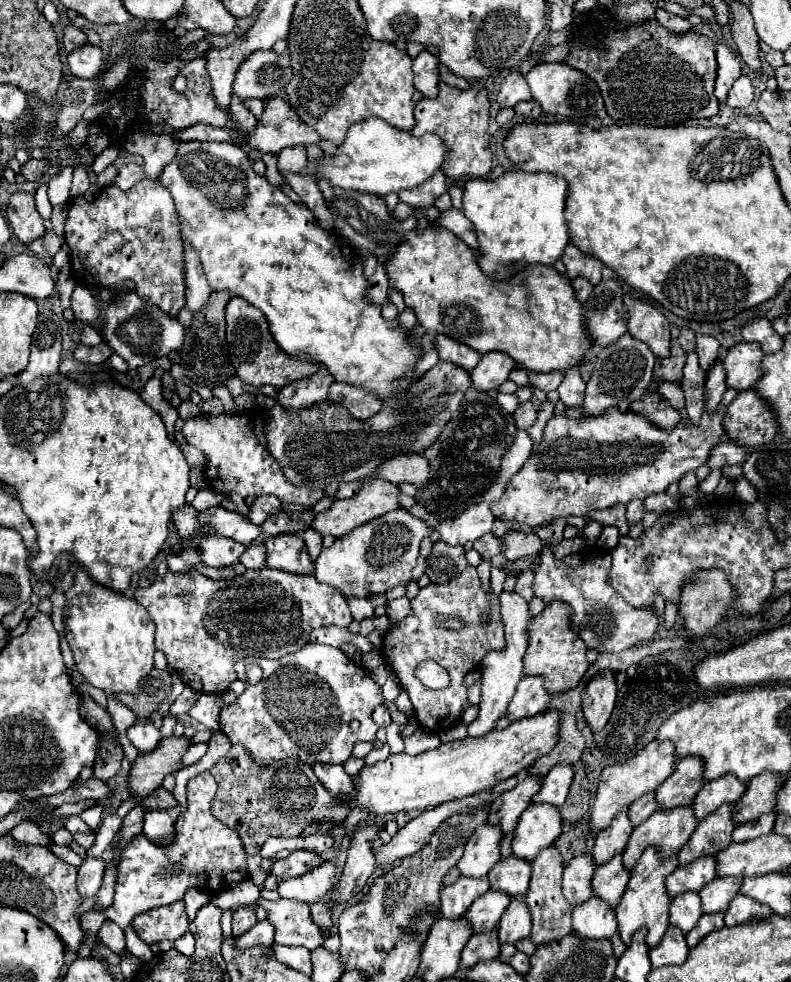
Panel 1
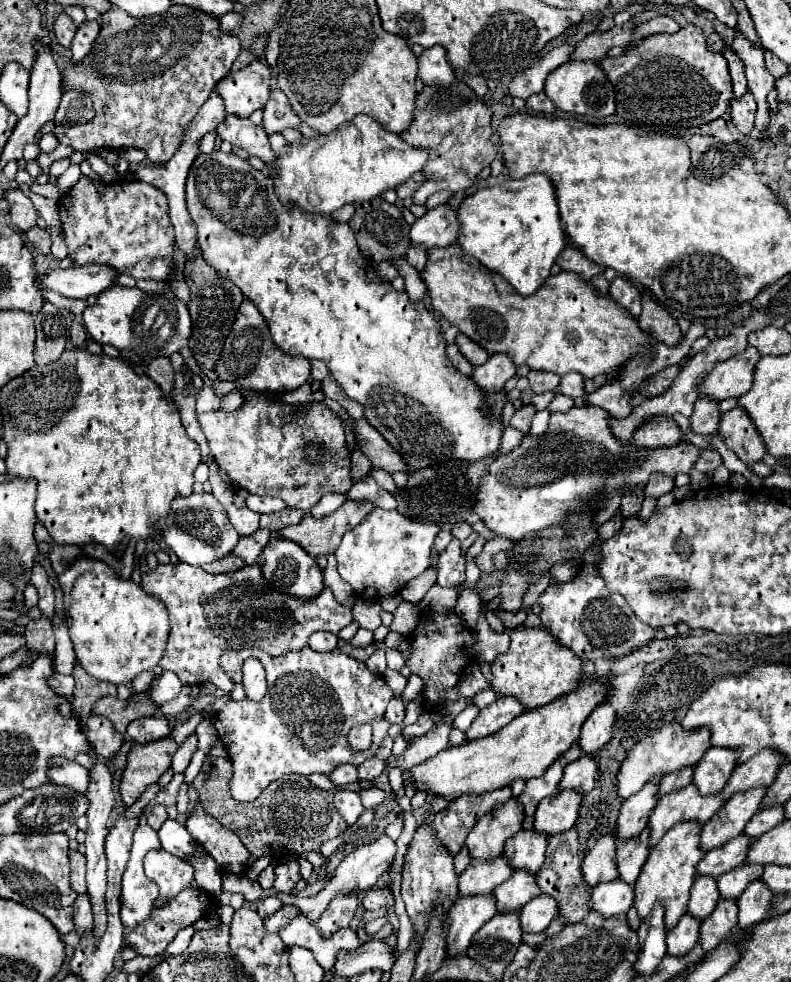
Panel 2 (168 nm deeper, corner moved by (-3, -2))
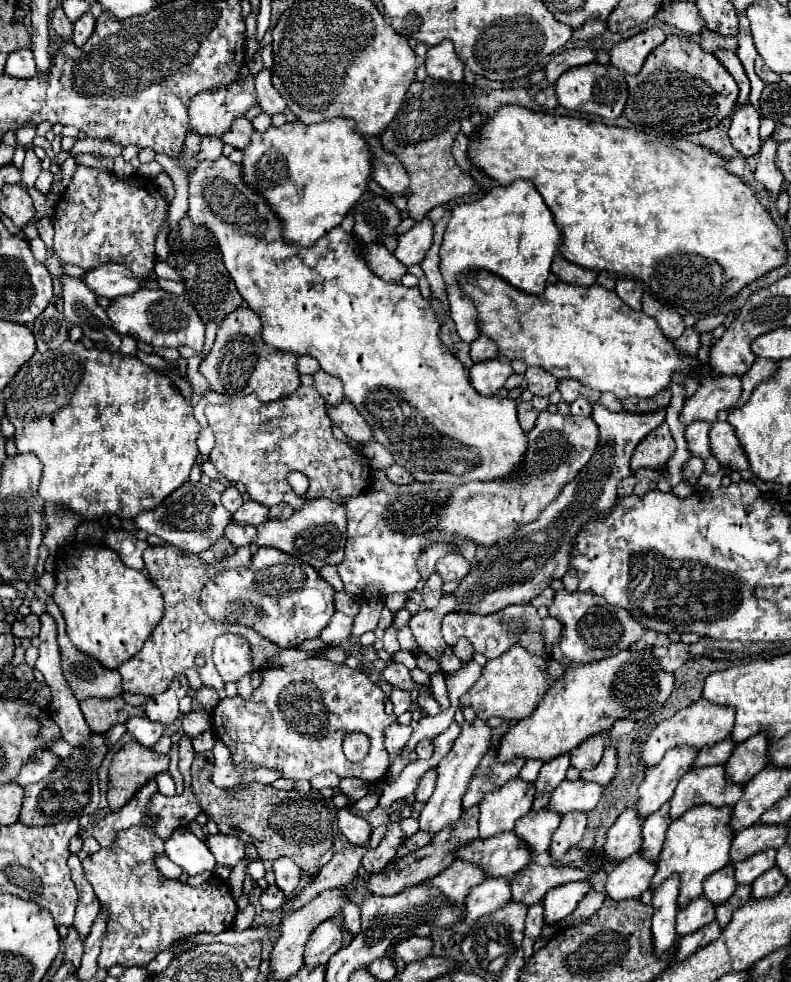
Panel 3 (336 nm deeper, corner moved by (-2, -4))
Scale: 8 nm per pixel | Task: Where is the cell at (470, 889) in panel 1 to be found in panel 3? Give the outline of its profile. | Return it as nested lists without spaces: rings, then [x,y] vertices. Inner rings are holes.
[[[501,833],[499,837],[491,837],[491,841],[471,841],[467,849],[457,849],[457,857],[477,865],[483,869],[485,877],[505,877],[511,879],[515,873],[525,869],[531,863],[531,857],[527,857],[527,849],[523,849],[523,843],[515,837],[515,833]]]

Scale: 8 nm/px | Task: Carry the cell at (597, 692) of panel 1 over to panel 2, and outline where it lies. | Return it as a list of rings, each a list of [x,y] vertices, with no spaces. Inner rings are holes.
[[[610,701],[596,707],[594,713],[586,719],[586,723],[582,727],[582,735],[578,739],[578,745],[586,755],[596,753],[610,741],[614,719],[616,719],[616,713],[614,713]]]

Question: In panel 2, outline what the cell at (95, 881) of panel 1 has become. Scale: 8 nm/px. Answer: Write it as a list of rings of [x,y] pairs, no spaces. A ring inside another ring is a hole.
[[[88,893],[78,895],[78,899],[74,903],[74,925],[76,925],[76,933],[78,935],[84,935],[84,933],[88,933],[94,927]]]

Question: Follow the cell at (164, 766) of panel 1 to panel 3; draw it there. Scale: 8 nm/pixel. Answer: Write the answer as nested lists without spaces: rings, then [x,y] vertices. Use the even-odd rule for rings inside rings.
[[[135,741],[123,745],[109,769],[107,801],[115,811],[123,807],[143,785],[155,779],[159,773],[167,773],[169,757],[153,749],[147,749]]]

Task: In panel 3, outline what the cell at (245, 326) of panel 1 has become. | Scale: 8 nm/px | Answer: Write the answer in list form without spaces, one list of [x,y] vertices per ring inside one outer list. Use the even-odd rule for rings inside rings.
[[[239,307],[221,323],[209,355],[199,365],[199,373],[217,393],[227,393],[231,397],[255,393],[261,401],[281,399],[301,385],[297,355],[265,345],[261,339],[261,319],[249,307]]]

